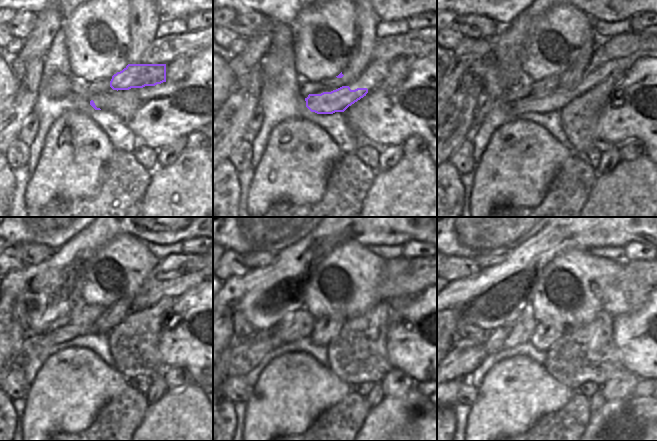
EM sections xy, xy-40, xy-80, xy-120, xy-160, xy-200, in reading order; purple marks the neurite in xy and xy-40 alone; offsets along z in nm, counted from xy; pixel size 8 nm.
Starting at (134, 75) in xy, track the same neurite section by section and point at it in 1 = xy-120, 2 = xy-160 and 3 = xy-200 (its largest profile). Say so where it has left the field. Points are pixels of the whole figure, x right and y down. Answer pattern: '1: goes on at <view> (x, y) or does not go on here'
1: goes on at xy-120 (62, 330)
2: goes on at xy-160 (243, 357)
3: goes on at xy-200 (459, 362)

